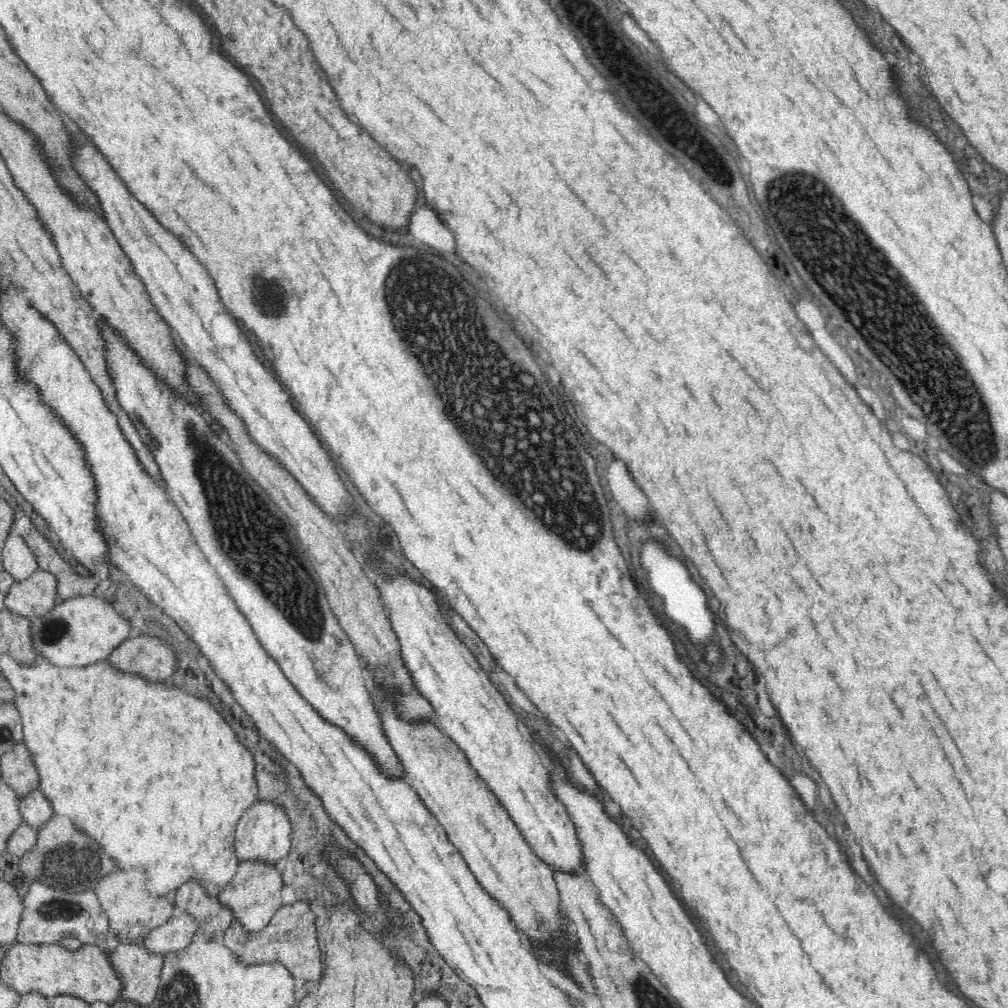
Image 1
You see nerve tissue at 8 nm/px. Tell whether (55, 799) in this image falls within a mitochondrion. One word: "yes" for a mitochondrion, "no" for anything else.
no

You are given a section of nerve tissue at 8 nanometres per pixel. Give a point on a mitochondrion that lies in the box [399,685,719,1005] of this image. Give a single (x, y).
(557, 947)

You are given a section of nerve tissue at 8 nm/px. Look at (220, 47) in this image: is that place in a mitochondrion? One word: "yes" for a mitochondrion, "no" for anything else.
no

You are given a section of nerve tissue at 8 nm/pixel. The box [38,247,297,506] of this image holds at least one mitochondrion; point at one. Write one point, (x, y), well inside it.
(267, 294)

